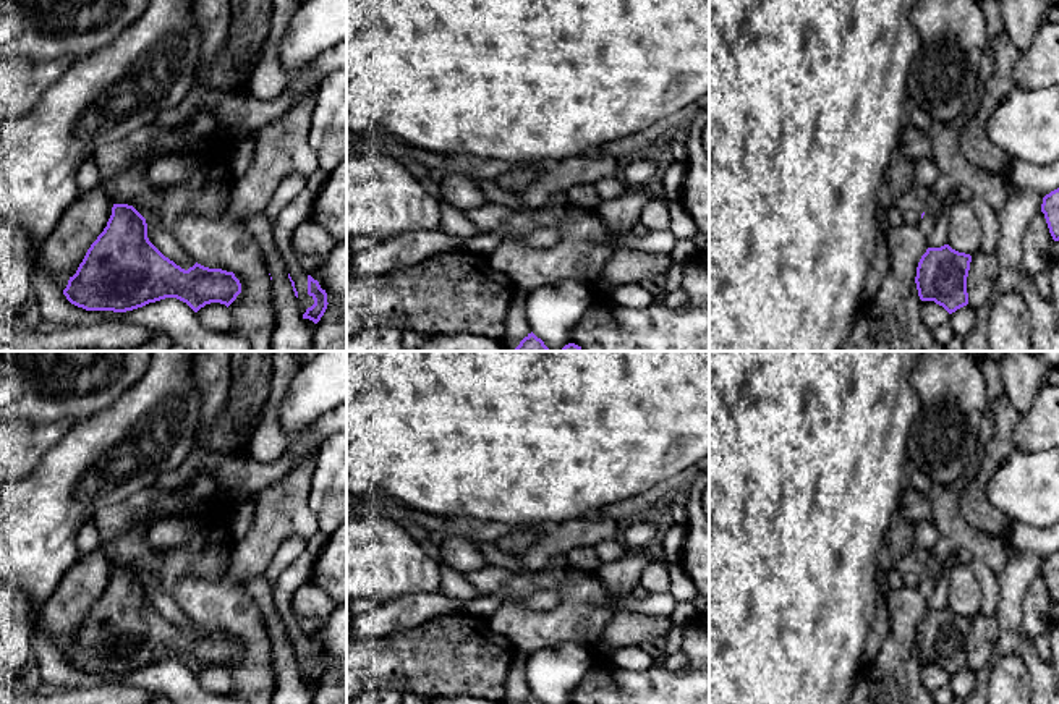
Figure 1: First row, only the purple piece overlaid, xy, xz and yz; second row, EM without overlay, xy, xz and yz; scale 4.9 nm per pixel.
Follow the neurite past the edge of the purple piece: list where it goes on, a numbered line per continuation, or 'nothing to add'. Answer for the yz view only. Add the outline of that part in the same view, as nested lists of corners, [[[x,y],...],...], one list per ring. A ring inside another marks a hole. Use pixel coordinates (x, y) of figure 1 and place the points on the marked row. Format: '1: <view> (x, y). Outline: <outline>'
1: yz (912, 203). Outline: [[[913,184],[895,201],[895,206],[900,209],[907,222],[921,222],[921,214],[926,210],[925,202],[928,193],[928,188]]]

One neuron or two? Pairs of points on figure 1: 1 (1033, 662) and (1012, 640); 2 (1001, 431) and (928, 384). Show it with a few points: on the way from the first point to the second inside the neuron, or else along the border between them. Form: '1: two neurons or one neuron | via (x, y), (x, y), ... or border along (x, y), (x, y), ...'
1: one neuron | via (1030, 657), (1017, 644)
2: two neurons | border along (988, 403), (990, 407)

